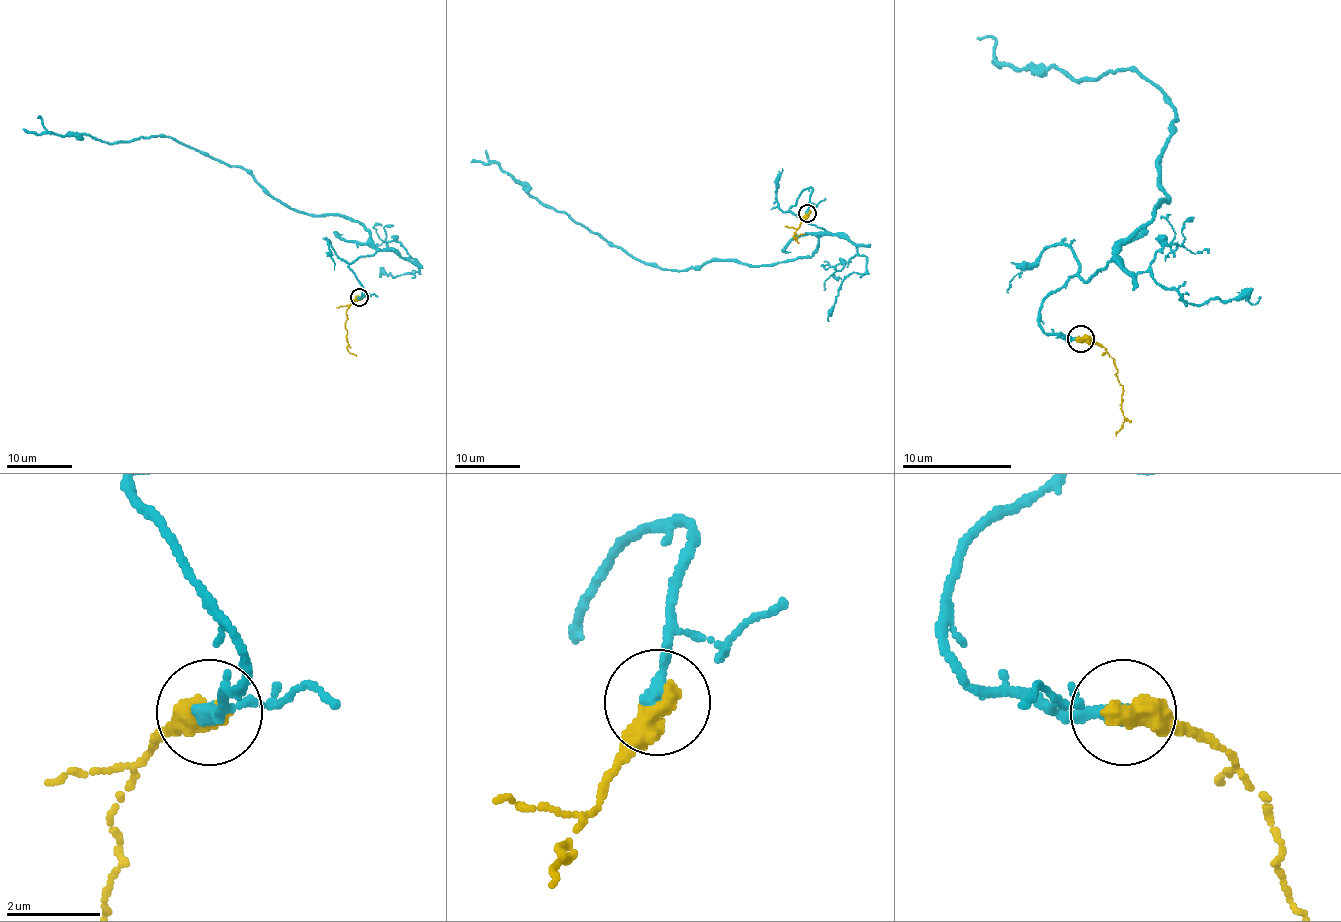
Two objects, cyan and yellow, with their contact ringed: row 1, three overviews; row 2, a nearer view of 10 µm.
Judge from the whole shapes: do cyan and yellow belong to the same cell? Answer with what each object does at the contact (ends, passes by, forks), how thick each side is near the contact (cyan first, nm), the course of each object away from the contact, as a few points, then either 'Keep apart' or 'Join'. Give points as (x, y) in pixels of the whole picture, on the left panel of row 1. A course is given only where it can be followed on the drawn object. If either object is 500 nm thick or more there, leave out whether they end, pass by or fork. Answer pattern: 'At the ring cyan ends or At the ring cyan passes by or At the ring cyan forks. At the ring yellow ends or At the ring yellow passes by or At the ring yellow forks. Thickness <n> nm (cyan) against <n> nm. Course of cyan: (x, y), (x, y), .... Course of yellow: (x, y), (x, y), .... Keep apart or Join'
Thickness 320 nm (cyan) against 550 nm. Course of cyan: (360, 298), (342, 260), (376, 250), (361, 226), (293, 211), (245, 170), (171, 137), (52, 134), (37, 117). Course of yellow: (360, 298), (345, 313), (347, 349), (357, 355). Join

